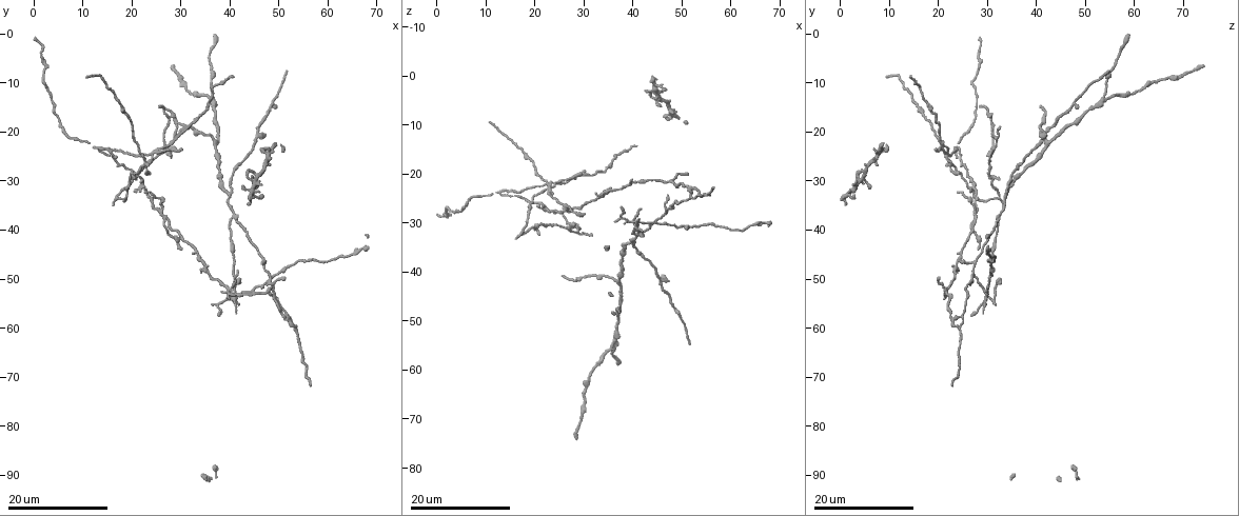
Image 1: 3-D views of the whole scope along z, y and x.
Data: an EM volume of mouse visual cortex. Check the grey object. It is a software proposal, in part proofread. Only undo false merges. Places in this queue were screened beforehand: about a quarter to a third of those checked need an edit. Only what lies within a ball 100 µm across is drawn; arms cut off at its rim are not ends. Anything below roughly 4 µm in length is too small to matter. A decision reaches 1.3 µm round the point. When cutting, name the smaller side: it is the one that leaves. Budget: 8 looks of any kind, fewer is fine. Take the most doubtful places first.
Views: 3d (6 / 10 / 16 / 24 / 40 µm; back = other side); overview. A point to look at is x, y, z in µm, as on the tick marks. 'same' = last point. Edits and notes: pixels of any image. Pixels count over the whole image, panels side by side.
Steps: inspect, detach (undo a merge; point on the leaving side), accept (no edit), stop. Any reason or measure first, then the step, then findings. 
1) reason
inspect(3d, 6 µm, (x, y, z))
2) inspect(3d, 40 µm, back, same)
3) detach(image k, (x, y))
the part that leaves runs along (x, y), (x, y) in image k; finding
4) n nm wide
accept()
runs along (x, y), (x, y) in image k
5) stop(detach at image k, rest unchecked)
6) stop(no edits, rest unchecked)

four-way junction
inspect(3d, 24 µm, (41.0, 37.0, 32.5))

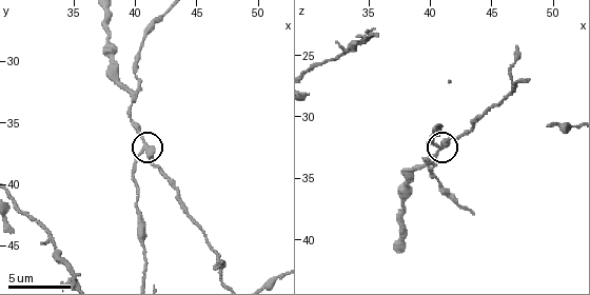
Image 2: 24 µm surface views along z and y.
inspect(3d, 6 µm, (40.8, 37.0, 32.4))

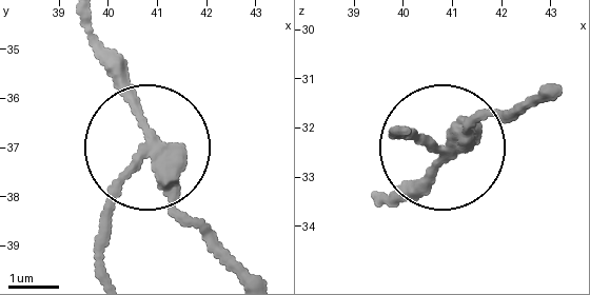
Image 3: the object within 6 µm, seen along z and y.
other side
inspect(3d, 6 µm, back, (40.75, 37.15, 32.40))

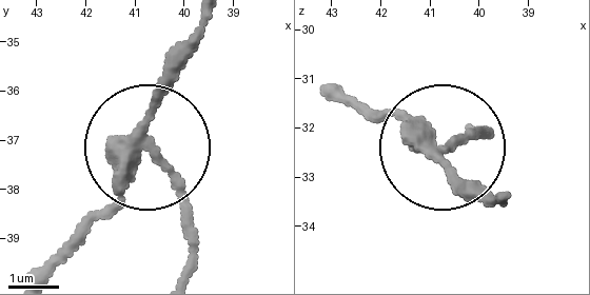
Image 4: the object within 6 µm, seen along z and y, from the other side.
side arm 53 µm
detach(image 4, (190, 205))
the part that leaves runs along (135, 158), (173, 183), (189, 272) in image 4; a second neuron is stuck on

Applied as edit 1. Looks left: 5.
see it whole again
inspect(overview)

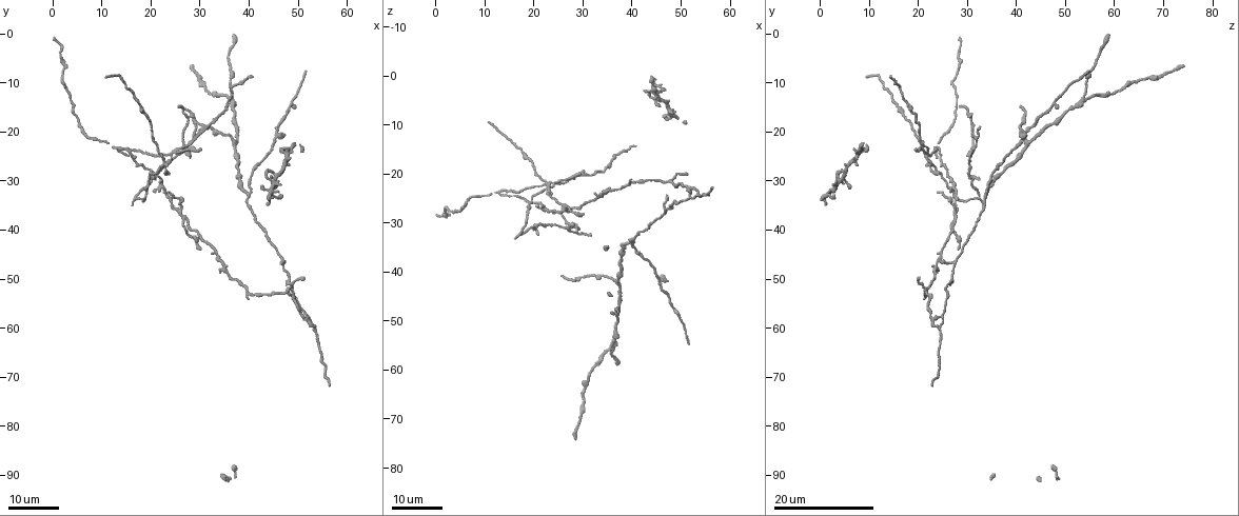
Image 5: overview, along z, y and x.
thin arm on a thick one
inspect(3d, 24 µm, (26.0, 36.5, 27.5))

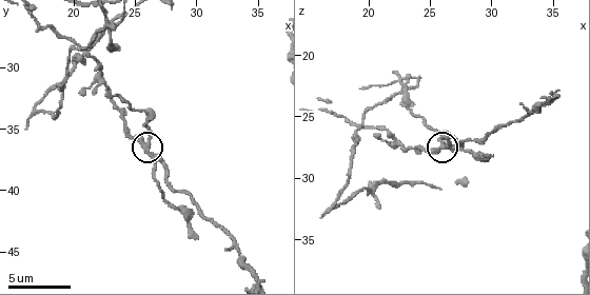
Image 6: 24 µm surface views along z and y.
inspect(3d, 10 µm, same)

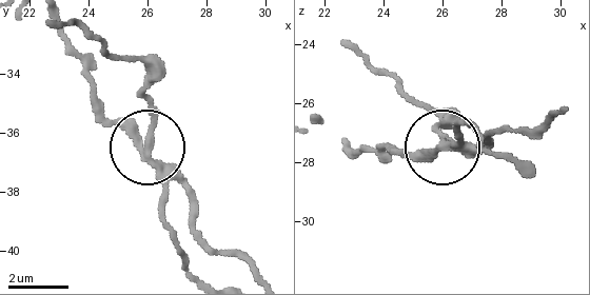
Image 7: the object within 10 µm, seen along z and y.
3 arms
detach(image 7, (160, 209))
the part that leaves runs along (449, 143), (461, 121), (502, 154) in image 7; a second neuron is stuck on

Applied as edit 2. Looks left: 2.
two arms in line, one across
inspect(3d, 16 µm, (52.0, 57.5, 24.5))

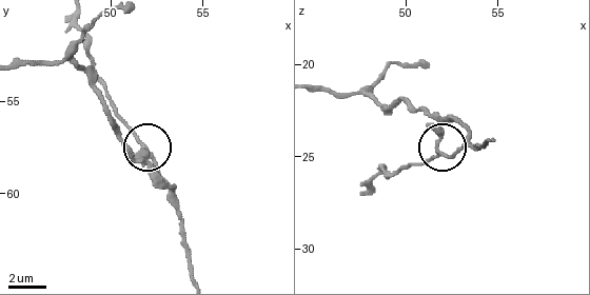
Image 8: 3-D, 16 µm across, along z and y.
inspect(3d, 10 µm, same)

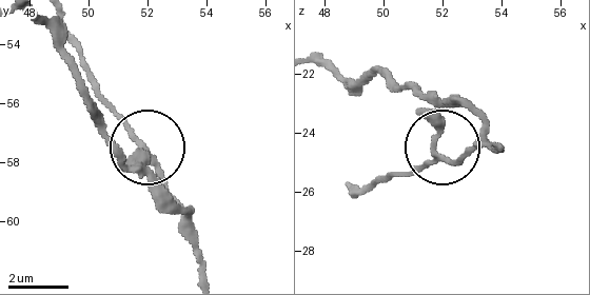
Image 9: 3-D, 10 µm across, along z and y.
160 nm wide
accept()
continuous, no second neuron

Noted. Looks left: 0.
stop(detach at image 4, detach at image 7, rest unchecked)

